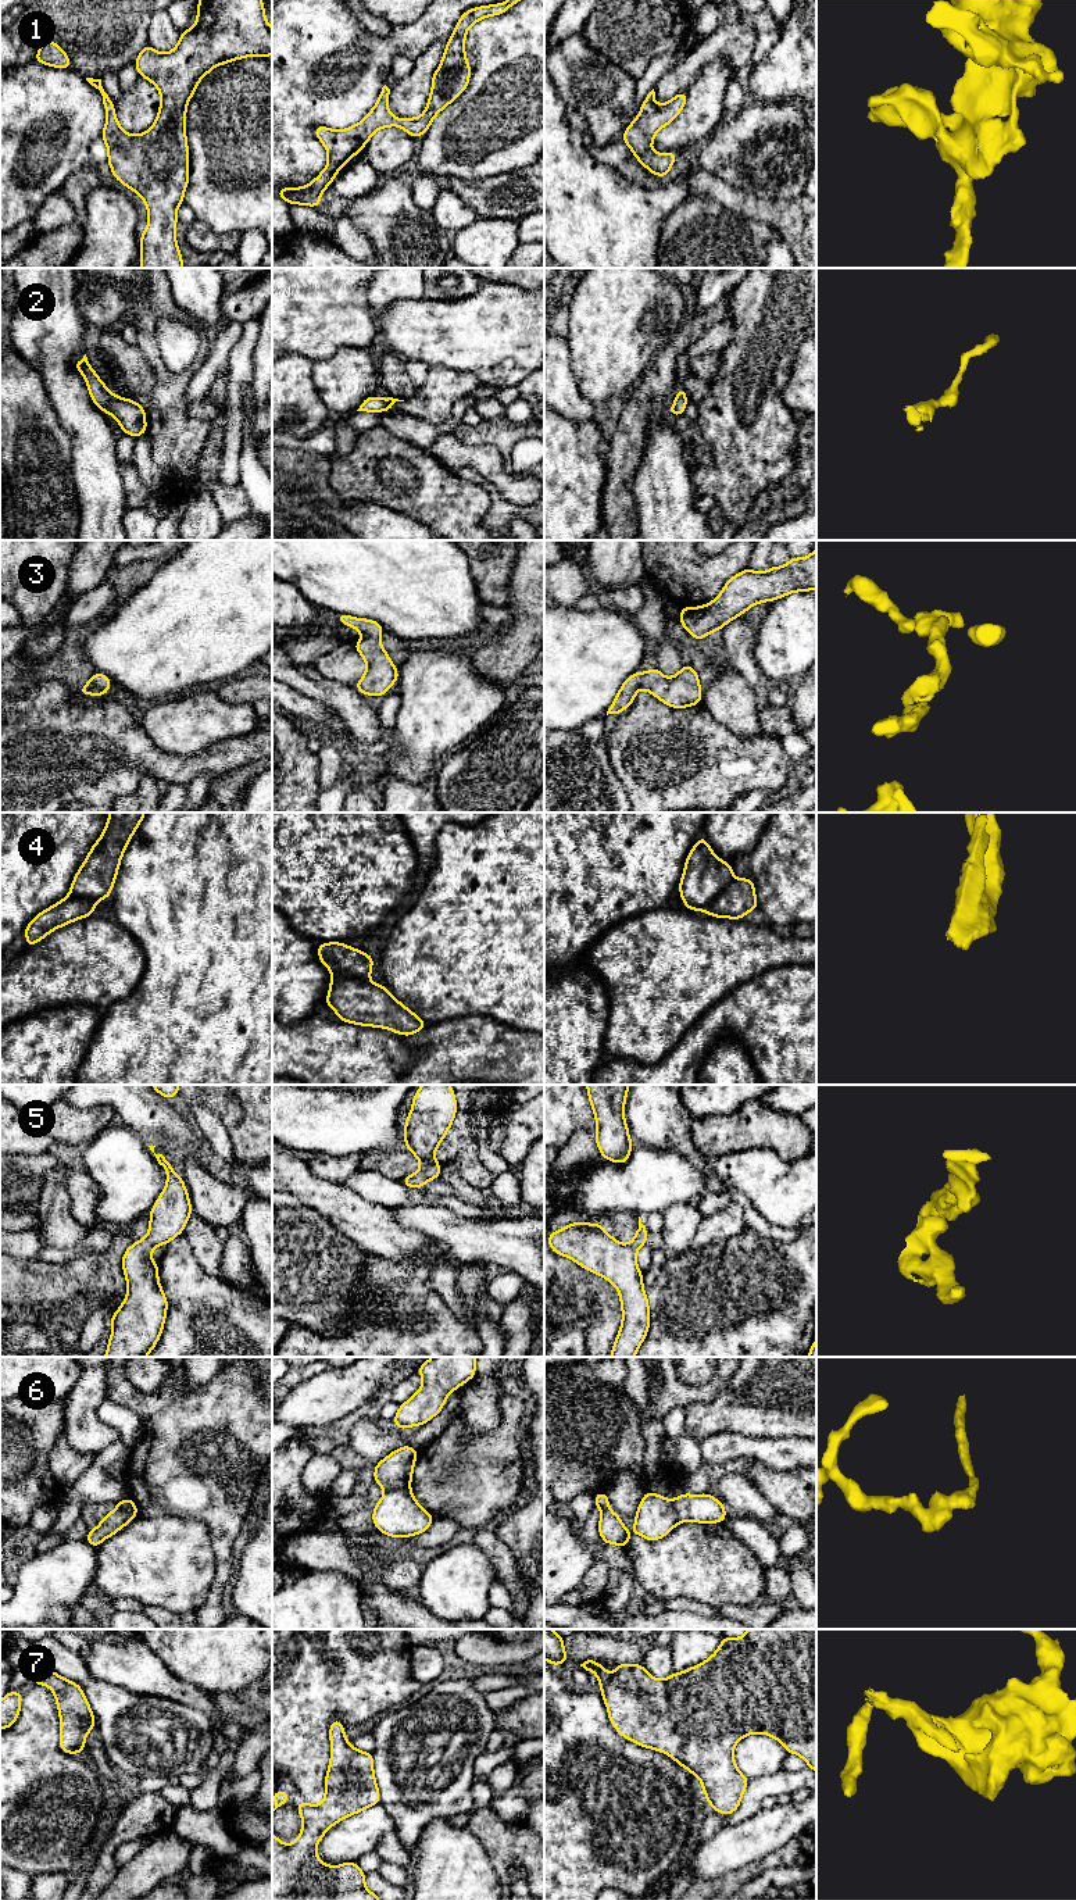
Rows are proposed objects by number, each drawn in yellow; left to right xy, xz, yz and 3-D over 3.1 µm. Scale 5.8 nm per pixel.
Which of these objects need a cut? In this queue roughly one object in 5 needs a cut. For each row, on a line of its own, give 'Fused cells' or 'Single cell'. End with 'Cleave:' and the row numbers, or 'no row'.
1: Single cell
2: Single cell
3: Single cell
4: Fused cells
5: Single cell
6: Fused cells
7: Single cell
Cleave: 4, 6

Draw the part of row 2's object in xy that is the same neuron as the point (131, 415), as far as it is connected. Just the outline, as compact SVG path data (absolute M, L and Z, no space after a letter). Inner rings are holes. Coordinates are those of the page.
M86 354L81 361L74 362L74 368L83 375L93 403L112 415L124 433L137 438L147 432L144 408L132 399L121 399L111 393L90 367Z

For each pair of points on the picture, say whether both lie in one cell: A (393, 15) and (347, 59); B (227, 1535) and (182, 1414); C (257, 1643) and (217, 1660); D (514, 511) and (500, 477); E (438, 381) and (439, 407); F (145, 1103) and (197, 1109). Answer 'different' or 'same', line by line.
A: different
B: same
C: same
D: different
E: same
F: different

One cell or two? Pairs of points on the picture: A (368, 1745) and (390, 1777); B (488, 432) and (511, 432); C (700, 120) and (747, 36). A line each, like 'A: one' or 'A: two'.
A: two
B: one
C: two

